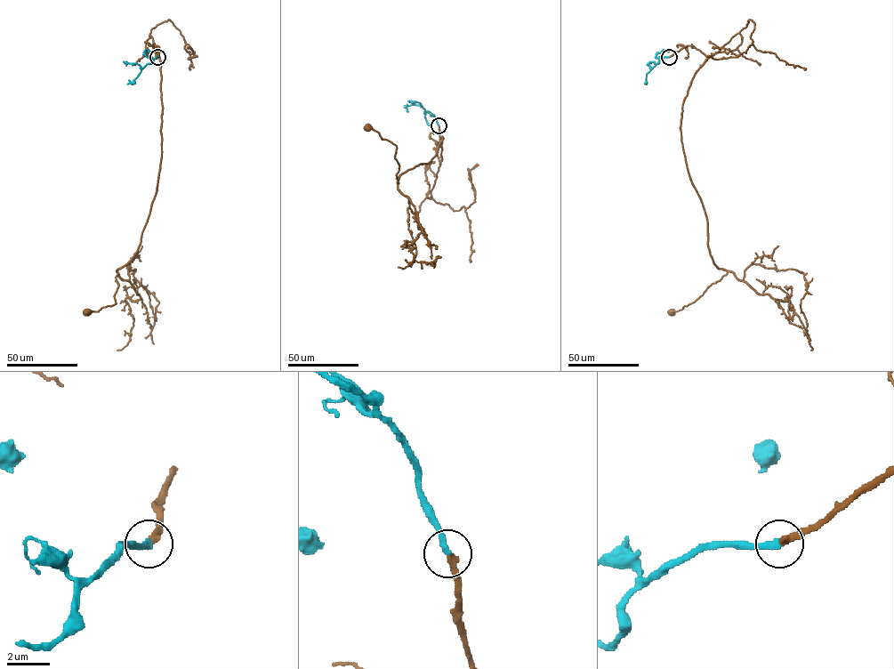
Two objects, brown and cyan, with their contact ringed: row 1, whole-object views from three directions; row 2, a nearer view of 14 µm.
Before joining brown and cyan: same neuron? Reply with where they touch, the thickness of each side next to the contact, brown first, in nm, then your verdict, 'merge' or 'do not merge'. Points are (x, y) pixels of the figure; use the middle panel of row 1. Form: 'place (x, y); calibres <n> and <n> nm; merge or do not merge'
place (438, 125); calibres 340 and 300 nm; merge

